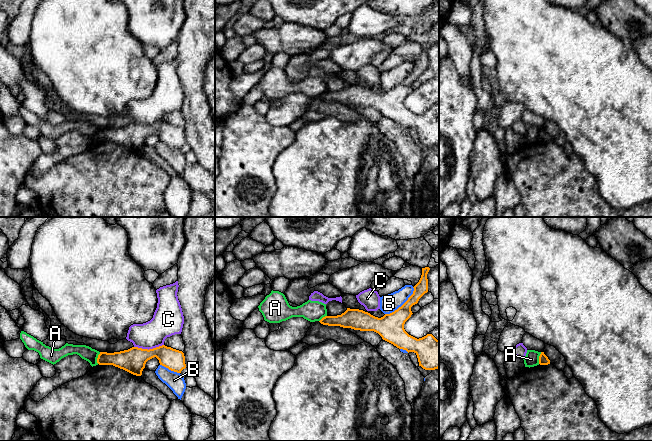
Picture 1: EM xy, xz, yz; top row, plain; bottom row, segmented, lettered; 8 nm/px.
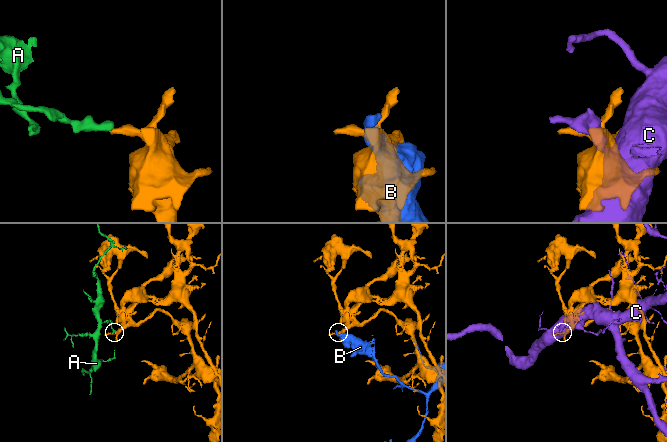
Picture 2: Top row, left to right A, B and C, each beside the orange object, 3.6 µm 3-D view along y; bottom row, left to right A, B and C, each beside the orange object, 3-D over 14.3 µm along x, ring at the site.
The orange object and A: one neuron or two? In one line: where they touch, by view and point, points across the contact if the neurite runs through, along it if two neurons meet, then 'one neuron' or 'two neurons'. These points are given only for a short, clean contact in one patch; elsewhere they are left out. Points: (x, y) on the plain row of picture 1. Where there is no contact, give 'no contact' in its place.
xy (97, 134) | along xy (100, 128), (97, 139) | two neurons

